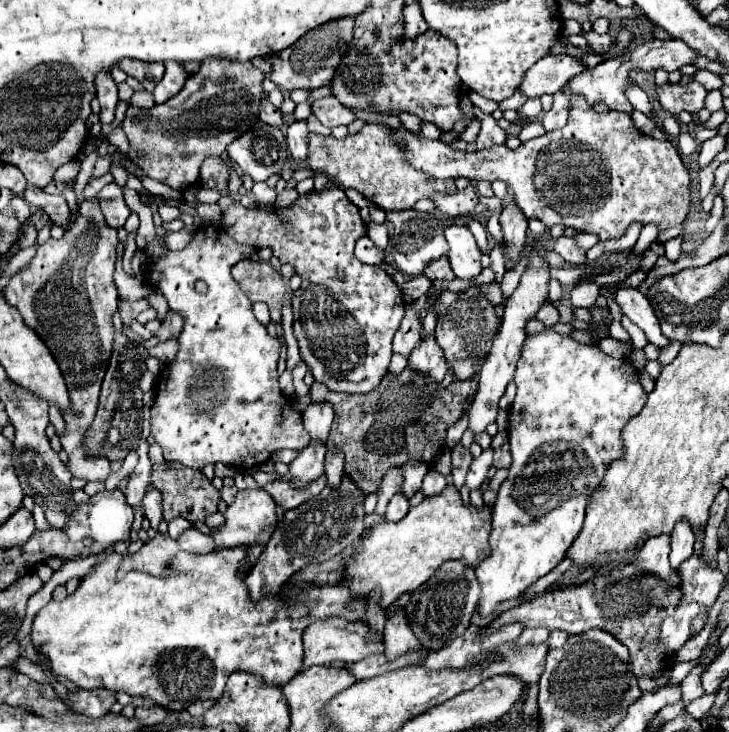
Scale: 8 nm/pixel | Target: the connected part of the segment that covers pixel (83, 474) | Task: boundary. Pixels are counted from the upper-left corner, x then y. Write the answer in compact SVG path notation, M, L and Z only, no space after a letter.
M85 201L65 235L59 241L49 239L45 245L37 247L37 255L15 273L3 289L5 301L19 309L25 325L43 339L63 371L71 395L71 415L63 415L67 429L61 443L69 455L67 467L71 475L85 481L105 481L109 477L109 461L87 455L81 447L81 439L95 417L101 381L113 351L113 313L119 303L113 281L115 259L117 231L103 223L95 201Z

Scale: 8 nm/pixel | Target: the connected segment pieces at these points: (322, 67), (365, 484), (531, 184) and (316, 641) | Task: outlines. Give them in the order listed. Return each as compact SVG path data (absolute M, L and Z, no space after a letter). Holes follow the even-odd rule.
M339 17L333 21L327 21L309 33L305 33L295 47L295 55L291 51L277 53L273 59L273 71L271 71L271 81L277 83L281 89L293 91L293 89L317 89L321 85L329 85L333 81L333 75L341 63L341 59L349 51L349 43L353 37L353 25L355 17Z
M405 369L401 375L387 373L371 395L339 395L315 381L311 385L311 403L333 405L335 423L327 439L327 449L339 447L345 453L345 475L359 485L363 495L369 495L377 491L389 469L401 467L409 459L433 465L433 459L445 447L447 429L461 419L465 413L463 403L475 391L477 379L453 381L443 389L435 381ZM399 413L403 415L403 423L399 423ZM371 435L377 439L371 439Z
M565 85L561 89L563 95L569 97L571 109L569 109L569 121L563 129L545 133L537 139L531 139L517 149L509 149L507 145L495 145L491 149L467 153L467 151L453 151L441 141L427 141L423 137L413 137L405 129L397 129L399 141L407 147L407 161L417 167L419 171L433 175L437 179L447 177L467 177L467 179L501 179L505 181L517 199L517 205L529 219L539 219L543 225L565 225L573 227L577 231L595 233L599 241L617 239L621 237L631 223L649 225L653 223L657 231L665 231L669 227L681 225L687 207L689 207L689 173L671 141L659 141L655 137L643 135L635 125L629 113L609 111L609 113L597 113L593 107L583 99L583 95L577 95Z
M329 617L325 621L315 621L311 623L305 633L303 633L303 647L305 647L305 657L303 657L303 669L309 669L313 665L329 665L333 661L341 663L353 663L359 661L371 653L383 653L383 643L381 639L371 639L369 637L369 625L365 623L351 623L343 617Z

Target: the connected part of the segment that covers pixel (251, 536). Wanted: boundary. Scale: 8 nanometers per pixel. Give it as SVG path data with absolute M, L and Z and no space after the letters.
M243 489L237 493L235 501L225 511L225 527L215 529L213 539L217 543L217 549L223 547L251 547L255 543L267 543L271 537L271 531L275 529L277 513L275 513L275 501L265 489Z

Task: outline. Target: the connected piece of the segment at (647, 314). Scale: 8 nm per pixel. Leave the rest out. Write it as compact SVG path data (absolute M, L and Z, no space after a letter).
M633 287L619 289L615 293L615 301L623 309L623 315L627 315L647 335L649 343L653 343L655 347L667 347L671 343L671 339L667 339L661 333L655 311L653 311L653 307L651 307L651 303L649 303L649 299L645 295L641 295Z

